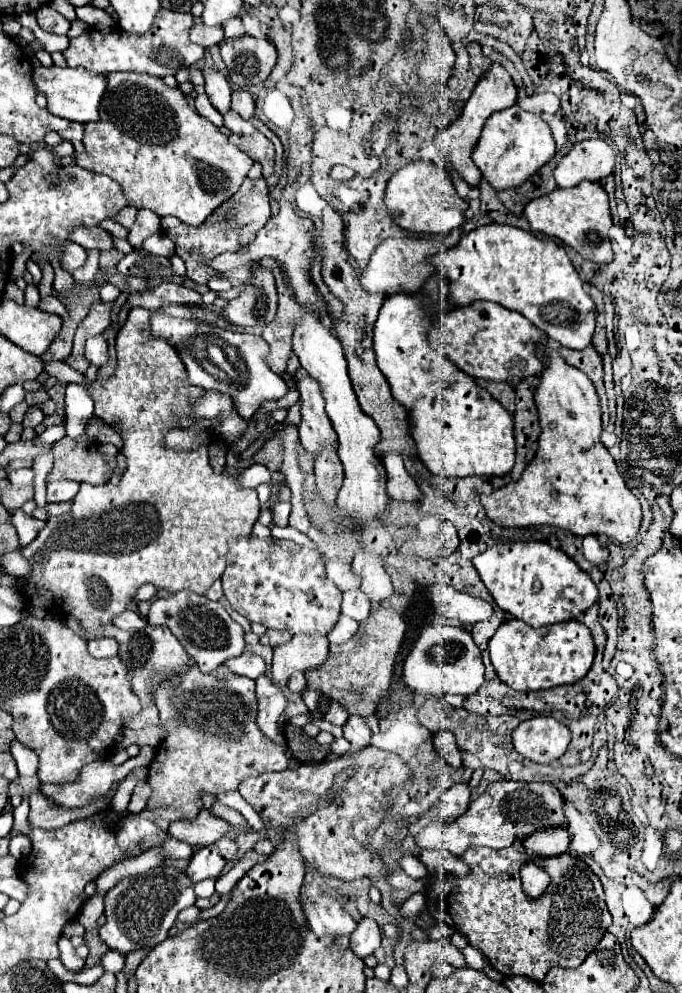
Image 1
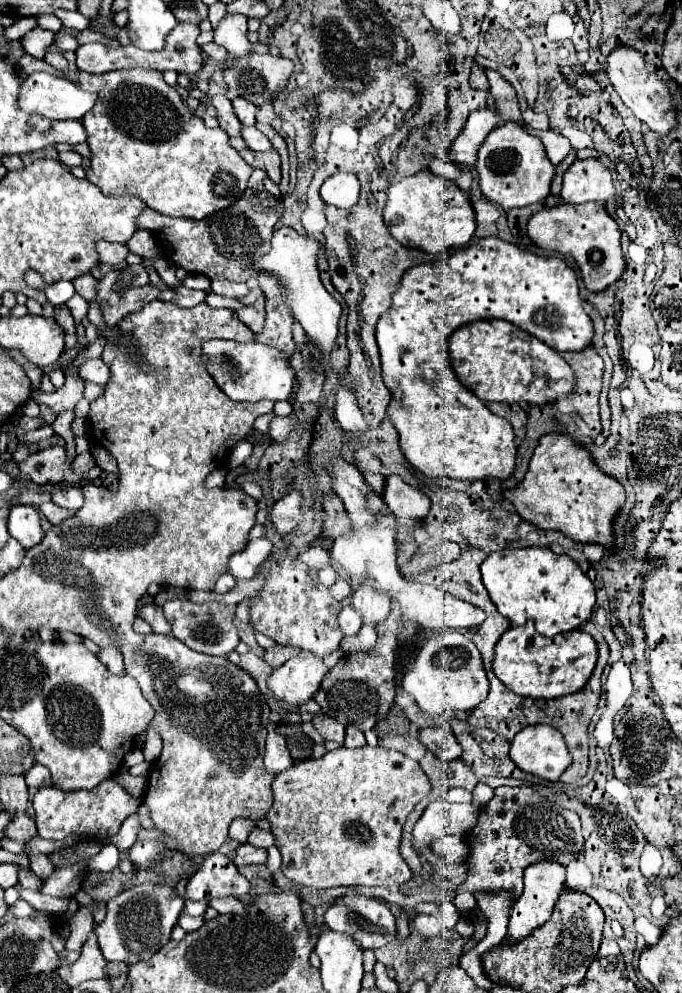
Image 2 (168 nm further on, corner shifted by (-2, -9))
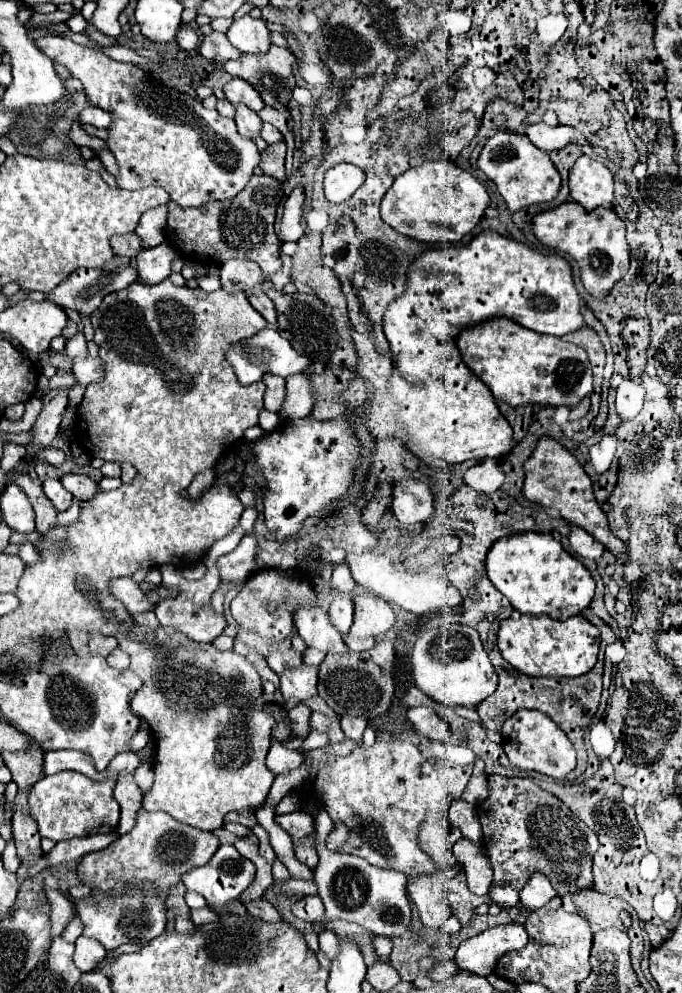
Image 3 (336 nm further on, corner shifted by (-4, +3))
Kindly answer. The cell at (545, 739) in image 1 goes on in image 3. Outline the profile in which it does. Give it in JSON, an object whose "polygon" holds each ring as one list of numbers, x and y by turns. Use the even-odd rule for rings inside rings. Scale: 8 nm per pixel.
{"polygon":[[518,710,502,726,502,746,510,762,520,770,534,770,552,778,564,778,576,766,576,750,560,726,540,710]]}

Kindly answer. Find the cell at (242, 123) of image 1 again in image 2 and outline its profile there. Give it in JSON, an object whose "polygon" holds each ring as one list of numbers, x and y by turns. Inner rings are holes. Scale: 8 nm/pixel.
{"polygon":[[254,126,244,128,244,130,242,130,242,138,246,140,246,144,248,144,248,148,250,148,250,150,258,150,258,152,272,150,270,140,268,140,260,130,256,130]]}

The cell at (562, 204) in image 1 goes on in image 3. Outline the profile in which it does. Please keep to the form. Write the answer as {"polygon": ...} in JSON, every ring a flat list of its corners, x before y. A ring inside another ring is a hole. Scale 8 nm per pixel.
{"polygon":[[564,202,560,206,544,210,532,220,532,232,542,244,568,252,578,262,584,288,592,296,606,296,616,280,628,272,630,250,624,230,624,220,620,220,614,210,598,206,592,212,586,212,576,202]]}

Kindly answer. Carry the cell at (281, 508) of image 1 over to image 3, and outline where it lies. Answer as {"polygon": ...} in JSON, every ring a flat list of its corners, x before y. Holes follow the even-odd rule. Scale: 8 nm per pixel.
{"polygon":[[312,418,282,422,276,432,256,440,256,464,268,480,262,498,264,522,276,540,296,534,308,516,318,514,332,500,344,496,344,492,352,486,358,450,360,442,346,418,330,422,318,422]]}

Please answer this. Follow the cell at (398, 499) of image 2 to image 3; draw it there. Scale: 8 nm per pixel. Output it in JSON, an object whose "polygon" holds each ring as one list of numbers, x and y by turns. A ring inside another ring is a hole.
{"polygon":[[402,478,392,486,392,512,404,524,428,522,434,512,434,496,424,482]]}

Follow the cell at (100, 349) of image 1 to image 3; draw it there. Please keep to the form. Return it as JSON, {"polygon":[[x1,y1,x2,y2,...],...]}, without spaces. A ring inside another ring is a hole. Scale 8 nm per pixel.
{"polygon":[[92,356,76,358,72,370,74,370,76,378,78,378,78,384,88,386,92,382,102,380,102,376,104,376,104,360,100,356,96,356,96,358,92,358]]}

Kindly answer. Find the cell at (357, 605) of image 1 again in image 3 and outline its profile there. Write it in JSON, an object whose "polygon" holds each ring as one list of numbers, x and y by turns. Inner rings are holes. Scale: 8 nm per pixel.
{"polygon":[[338,596,334,598,332,606,330,606,330,622,340,630,340,632,348,632,352,626,352,618,354,618,354,604,350,596]]}

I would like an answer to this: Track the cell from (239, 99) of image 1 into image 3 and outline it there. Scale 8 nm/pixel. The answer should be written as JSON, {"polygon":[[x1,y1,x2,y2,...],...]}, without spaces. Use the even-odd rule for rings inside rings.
{"polygon":[[232,78,224,86,224,94,232,104,244,104,254,112,260,112,264,108,264,100,260,98,260,94,248,82,244,82,240,78]]}

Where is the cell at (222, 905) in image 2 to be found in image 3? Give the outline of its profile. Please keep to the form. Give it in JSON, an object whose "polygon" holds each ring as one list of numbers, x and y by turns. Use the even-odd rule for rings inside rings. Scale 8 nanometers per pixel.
{"polygon":[[244,900,242,902,248,910,248,914,256,916,256,918,262,918,266,922,276,922,276,920,282,920,278,910,268,902,268,900]]}

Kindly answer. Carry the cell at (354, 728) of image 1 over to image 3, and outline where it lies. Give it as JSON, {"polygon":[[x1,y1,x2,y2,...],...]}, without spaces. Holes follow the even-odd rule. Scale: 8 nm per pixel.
{"polygon":[[342,716,342,730,346,738,350,740,362,740,362,734,366,730,366,718,360,716]]}

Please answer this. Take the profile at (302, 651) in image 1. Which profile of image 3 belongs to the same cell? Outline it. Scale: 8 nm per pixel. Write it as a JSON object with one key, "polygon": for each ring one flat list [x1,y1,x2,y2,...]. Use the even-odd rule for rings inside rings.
{"polygon":[[302,664,298,668,286,668,280,674,280,692,284,700,304,702,306,698,316,696,316,684,318,684,316,666]]}

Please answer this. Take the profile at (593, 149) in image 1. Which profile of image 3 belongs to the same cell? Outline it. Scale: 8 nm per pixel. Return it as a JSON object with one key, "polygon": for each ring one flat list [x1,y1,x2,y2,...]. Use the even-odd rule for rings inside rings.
{"polygon":[[580,156,570,168,570,198,594,210,596,206,608,206,614,200,614,178,612,172,588,156]]}

